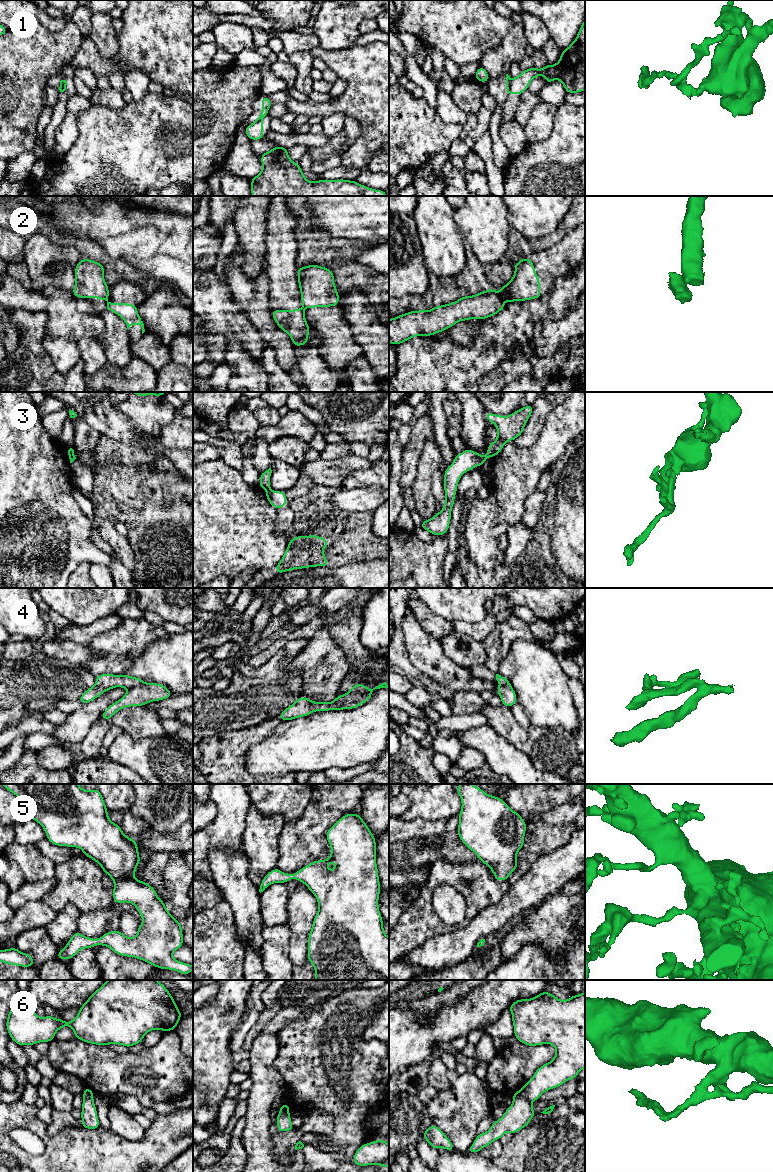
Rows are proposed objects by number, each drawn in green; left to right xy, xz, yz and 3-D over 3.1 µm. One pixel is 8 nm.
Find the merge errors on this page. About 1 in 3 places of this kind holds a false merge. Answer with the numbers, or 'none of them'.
1, 2, 3, 4, 6

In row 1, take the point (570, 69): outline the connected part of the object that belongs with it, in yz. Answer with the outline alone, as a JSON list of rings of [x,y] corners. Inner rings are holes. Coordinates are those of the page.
[[[585,18],[577,37],[568,48],[561,51],[561,57],[555,65],[547,63],[542,69],[532,67],[521,71],[518,77],[511,79],[509,93],[521,95],[537,76],[544,76],[546,84],[560,80],[566,93],[585,90]]]

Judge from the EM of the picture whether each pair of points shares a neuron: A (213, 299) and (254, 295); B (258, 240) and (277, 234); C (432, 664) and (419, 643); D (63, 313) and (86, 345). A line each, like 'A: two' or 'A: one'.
A: two
B: two
C: one
D: two

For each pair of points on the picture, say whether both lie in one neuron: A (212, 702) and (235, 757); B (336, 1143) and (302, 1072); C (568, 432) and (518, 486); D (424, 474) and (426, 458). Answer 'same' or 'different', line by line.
A: different
B: same
C: same
D: same

